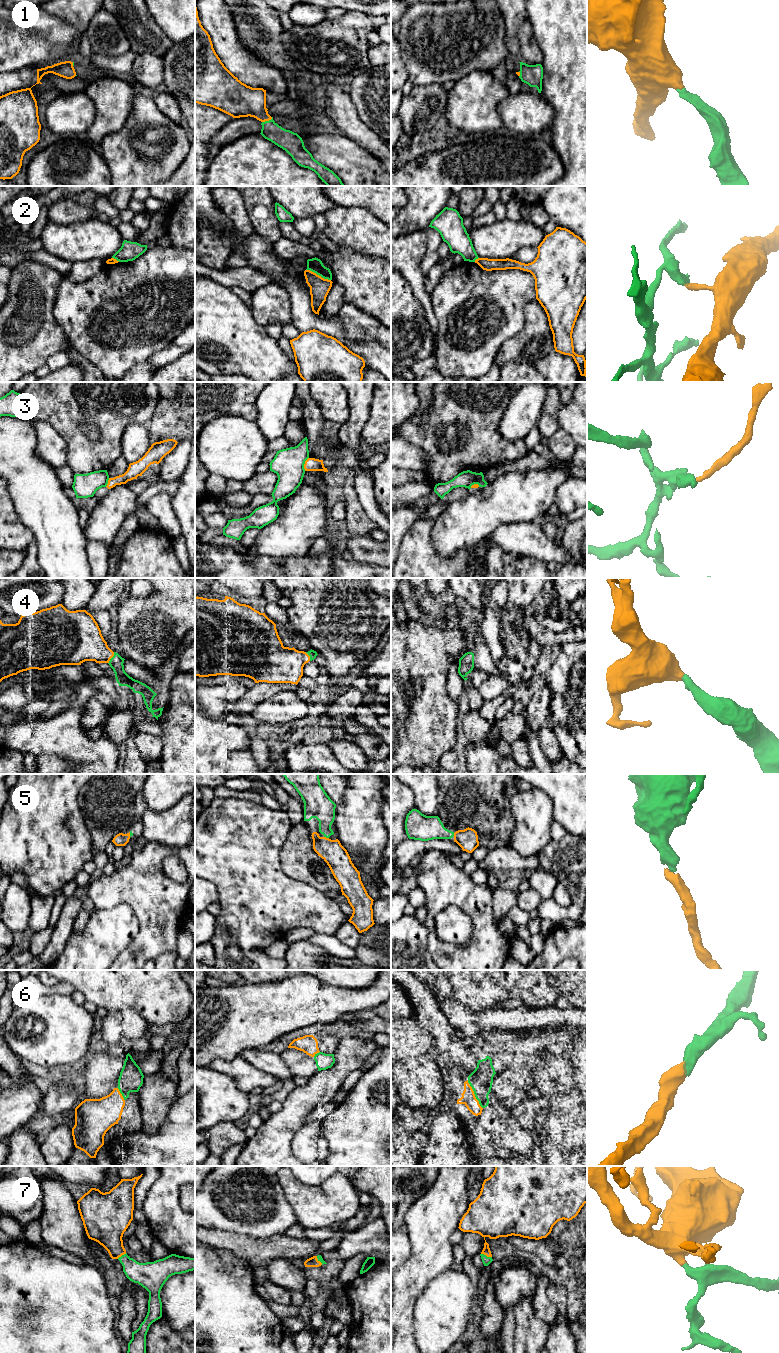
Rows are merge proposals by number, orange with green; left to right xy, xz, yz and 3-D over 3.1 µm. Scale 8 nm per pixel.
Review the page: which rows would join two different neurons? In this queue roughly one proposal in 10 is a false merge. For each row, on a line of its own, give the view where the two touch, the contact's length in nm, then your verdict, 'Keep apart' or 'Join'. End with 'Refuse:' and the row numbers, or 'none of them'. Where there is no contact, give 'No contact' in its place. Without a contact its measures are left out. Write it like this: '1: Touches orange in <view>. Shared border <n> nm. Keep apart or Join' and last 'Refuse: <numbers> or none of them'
1: Touches orange in xz. Shared border 100 nm. Join
2: Touches orange in xz. Shared border 220 nm. Keep apart
3: Touches orange in xz. Shared border 120 nm. Keep apart
4: Touches orange in xy. Shared border 110 nm. Join
5: Touches orange in xz. Shared border 40 nm. Join
6: Touches orange in yz. Shared border 220 nm. Join
7: Touches orange in yz. Shared border 90 nm. Join
Refuse: 2, 3

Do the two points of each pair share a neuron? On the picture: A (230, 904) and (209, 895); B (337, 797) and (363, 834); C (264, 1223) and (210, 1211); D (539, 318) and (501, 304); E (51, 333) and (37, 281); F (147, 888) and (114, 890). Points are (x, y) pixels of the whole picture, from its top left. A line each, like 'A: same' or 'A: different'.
A: different
B: different
C: same
D: different
E: same
F: same

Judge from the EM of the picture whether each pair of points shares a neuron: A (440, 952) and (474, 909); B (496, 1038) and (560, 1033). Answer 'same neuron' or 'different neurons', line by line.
A: same neuron
B: same neuron

